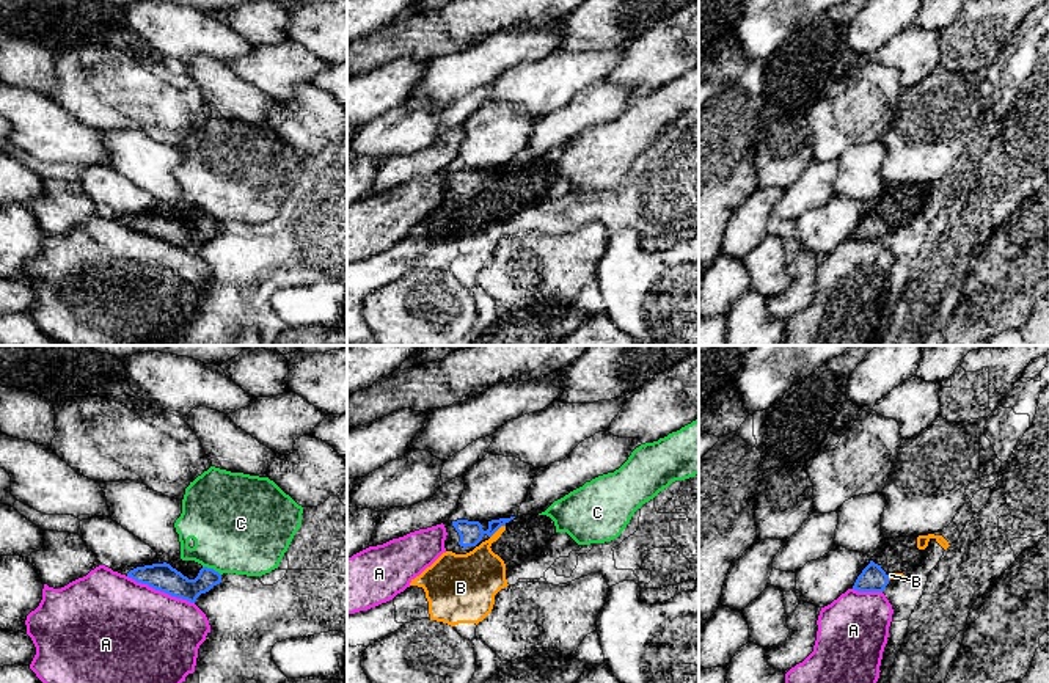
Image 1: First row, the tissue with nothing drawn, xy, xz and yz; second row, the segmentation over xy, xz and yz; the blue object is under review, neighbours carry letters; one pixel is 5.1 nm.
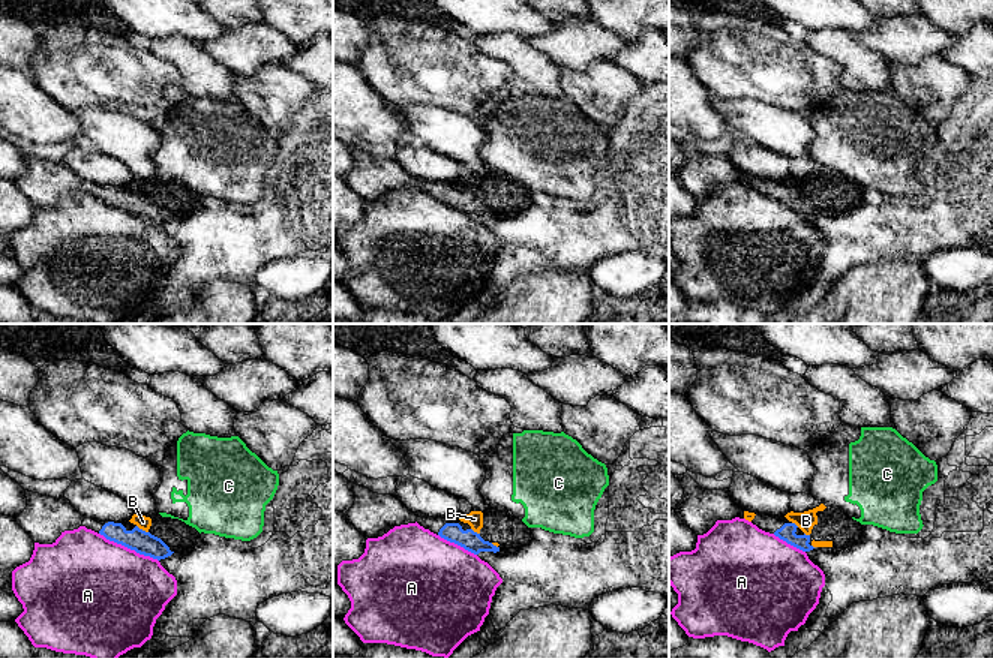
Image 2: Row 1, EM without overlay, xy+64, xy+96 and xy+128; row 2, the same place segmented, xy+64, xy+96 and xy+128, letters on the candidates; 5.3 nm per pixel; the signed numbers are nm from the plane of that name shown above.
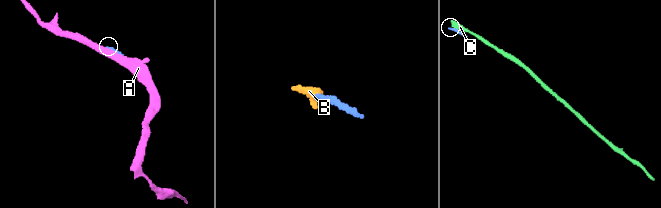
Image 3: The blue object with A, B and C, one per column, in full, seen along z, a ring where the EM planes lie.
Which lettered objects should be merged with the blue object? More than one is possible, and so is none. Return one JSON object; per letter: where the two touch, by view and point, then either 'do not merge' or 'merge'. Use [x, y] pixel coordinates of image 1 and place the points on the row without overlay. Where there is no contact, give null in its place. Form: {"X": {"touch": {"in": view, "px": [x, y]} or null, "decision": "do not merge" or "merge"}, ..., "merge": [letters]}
{"A": {"touch": {"in": "xy", "px": [160, 239]}, "decision": "do not merge"}, "B": {"touch": {"in": "xz", "px": [497, 178]}, "decision": "merge"}, "C": {"touch": {"in": "xy", "px": [212, 217]}, "decision": "do not merge"}, "merge": ["B"]}

